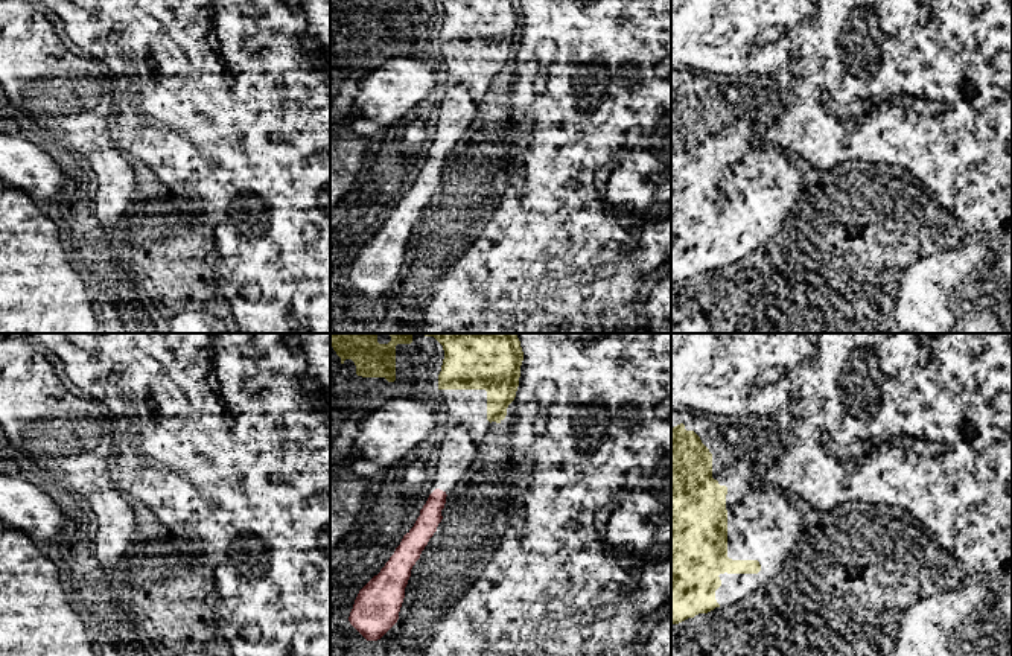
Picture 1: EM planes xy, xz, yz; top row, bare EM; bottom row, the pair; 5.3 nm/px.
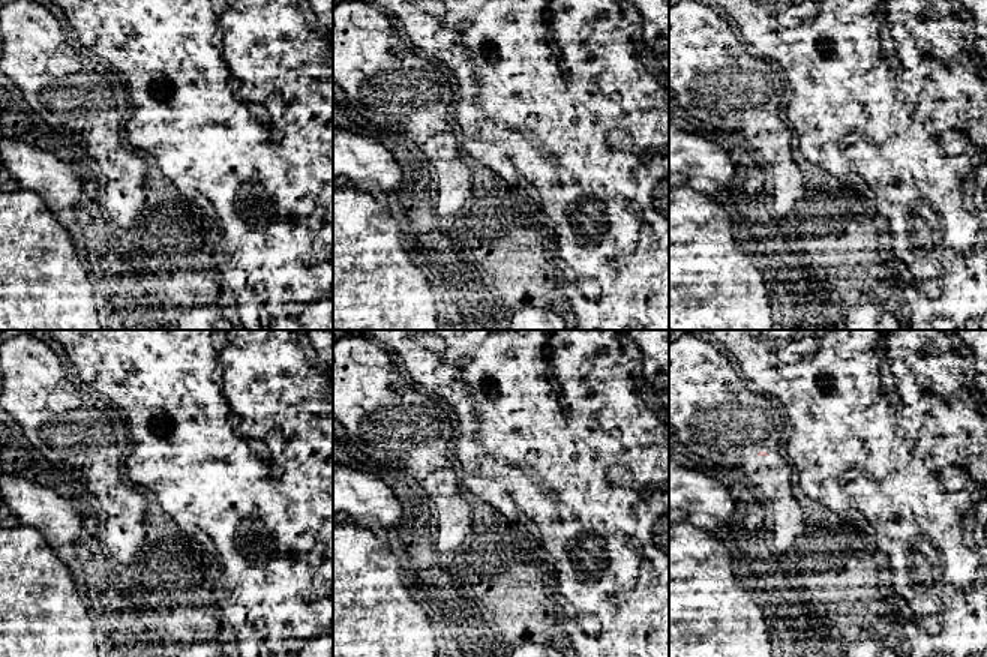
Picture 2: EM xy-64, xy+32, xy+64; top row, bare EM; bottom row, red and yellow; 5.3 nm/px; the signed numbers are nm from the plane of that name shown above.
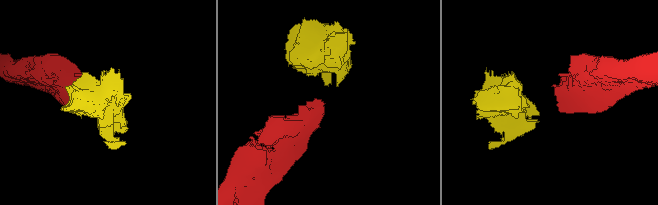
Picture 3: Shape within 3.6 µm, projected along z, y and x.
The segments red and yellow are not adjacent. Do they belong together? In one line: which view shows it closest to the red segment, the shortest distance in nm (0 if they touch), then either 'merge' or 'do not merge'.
nearest in xz; 440 nm apart; merge

